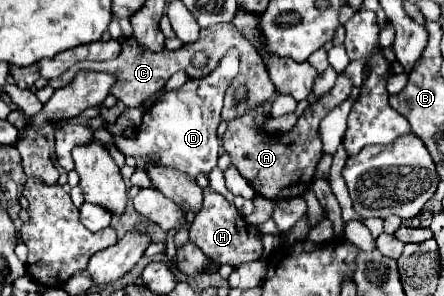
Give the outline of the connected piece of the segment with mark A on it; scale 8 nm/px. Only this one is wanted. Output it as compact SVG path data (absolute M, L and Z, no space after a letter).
M340 75L336 79L334 89L328 91L326 95L322 95L316 105L310 105L304 111L304 115L298 119L296 127L290 133L282 133L280 139L274 135L266 135L262 129L256 127L266 119L262 115L260 107L254 109L252 113L246 113L244 117L228 123L228 129L222 135L224 149L230 153L232 163L238 167L240 175L246 181L250 181L250 185L256 189L258 195L272 199L272 201L280 201L286 197L298 197L298 195L306 193L308 185L312 183L316 165L322 157L322 141L318 137L318 125L320 125L322 117L326 117L326 113L330 113L330 109L334 109L336 105L340 105L342 101L346 101L350 97L350 91L352 91L350 77Z

